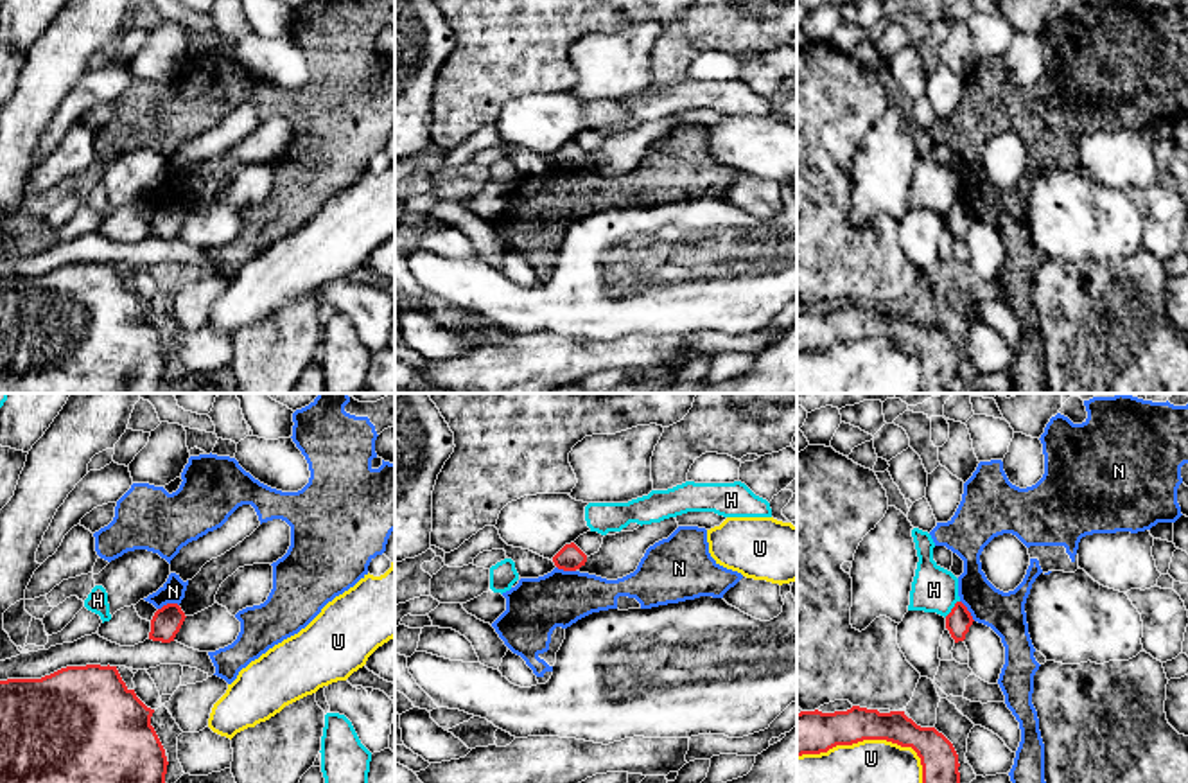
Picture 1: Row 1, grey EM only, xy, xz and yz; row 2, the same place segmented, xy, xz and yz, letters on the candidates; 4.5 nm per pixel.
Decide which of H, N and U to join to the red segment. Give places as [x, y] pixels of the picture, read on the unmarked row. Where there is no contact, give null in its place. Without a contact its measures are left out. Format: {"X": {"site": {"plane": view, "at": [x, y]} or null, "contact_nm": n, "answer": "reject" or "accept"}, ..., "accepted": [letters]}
{"H": {"site": {"plane": "yz", "at": [952, 207]}, "contact_nm": 100, "answer": "reject"}, "N": {"site": {"plane": "xy", "at": [167, 202]}, "contact_nm": 100, "answer": "reject"}, "U": {"site": {"plane": "yz", "at": [874, 336]}, "contact_nm": 600, "answer": "reject"}, "accepted": []}

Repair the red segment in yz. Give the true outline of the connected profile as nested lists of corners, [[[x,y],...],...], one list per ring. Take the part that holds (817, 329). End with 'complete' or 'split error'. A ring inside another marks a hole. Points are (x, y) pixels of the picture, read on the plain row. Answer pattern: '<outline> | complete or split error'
[[[852,304],[847,309],[797,311],[797,354],[827,350],[836,343],[863,338],[887,338],[912,345],[922,363],[919,393],[957,393],[960,383],[958,352],[953,341],[935,325],[921,325],[904,309],[879,311]]] | complete

